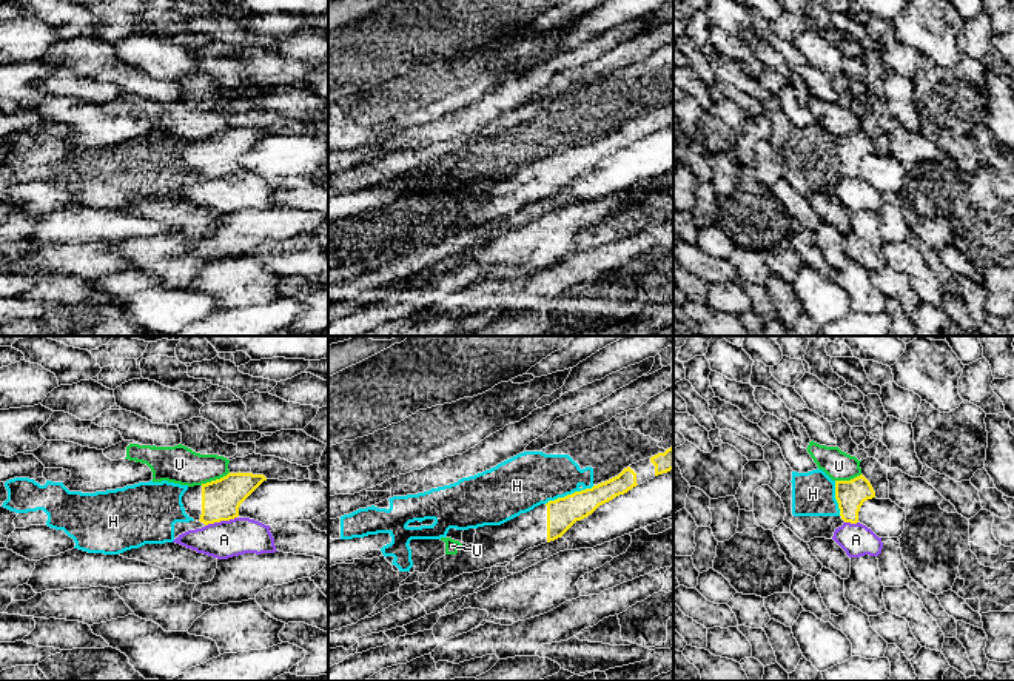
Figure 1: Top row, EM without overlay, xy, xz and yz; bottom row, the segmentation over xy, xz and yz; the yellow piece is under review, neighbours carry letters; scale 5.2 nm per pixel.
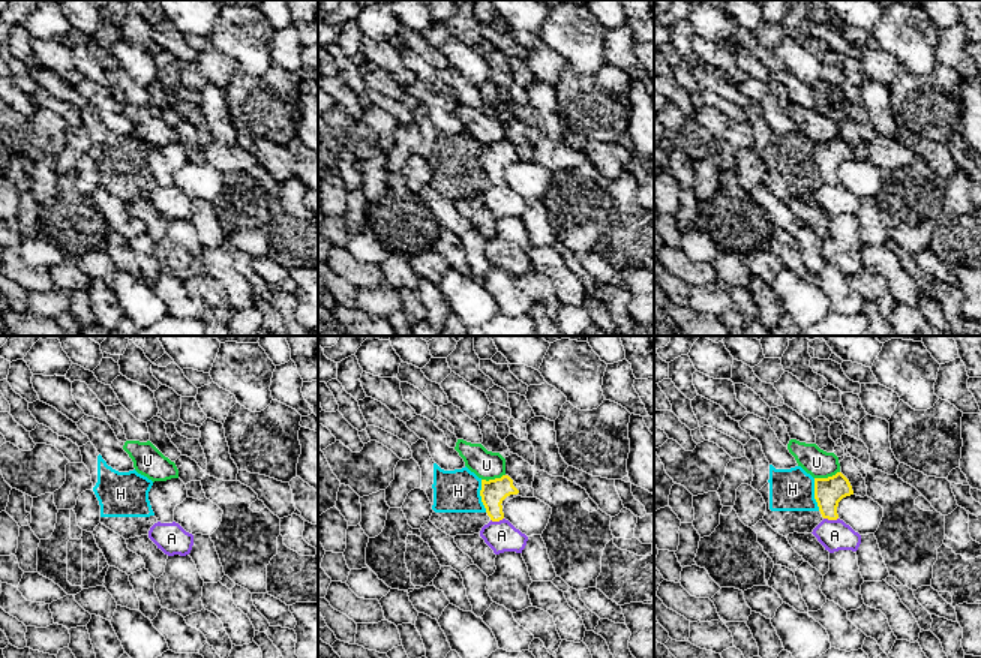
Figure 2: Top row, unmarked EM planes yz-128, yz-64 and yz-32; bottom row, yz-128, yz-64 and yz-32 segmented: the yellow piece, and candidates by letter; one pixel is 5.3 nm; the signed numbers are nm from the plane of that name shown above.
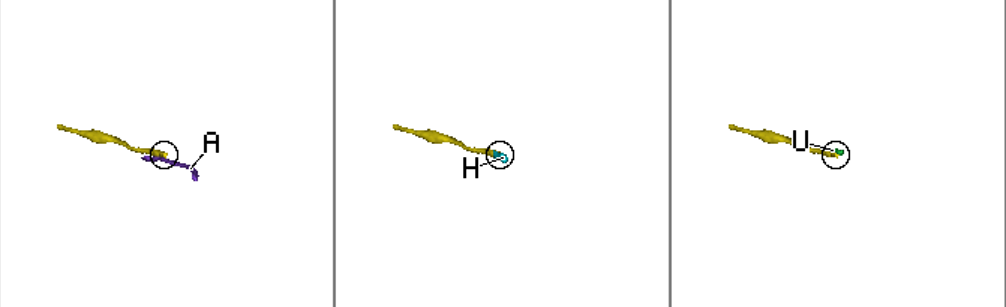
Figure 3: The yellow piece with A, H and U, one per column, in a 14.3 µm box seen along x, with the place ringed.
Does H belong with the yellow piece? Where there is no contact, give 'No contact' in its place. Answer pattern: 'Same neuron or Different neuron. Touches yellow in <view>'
Different neuron. Touches yellow in xz

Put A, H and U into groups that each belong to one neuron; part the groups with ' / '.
A / H / U

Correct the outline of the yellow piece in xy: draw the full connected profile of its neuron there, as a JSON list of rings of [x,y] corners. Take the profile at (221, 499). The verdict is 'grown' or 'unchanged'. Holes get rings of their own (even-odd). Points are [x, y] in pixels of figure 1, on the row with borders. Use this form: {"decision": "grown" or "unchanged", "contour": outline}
{"decision": "grown", "contour": [[[228,473],[227,476],[188,487],[182,496],[185,513],[205,525],[239,516],[240,504],[264,482],[264,475]]]}

